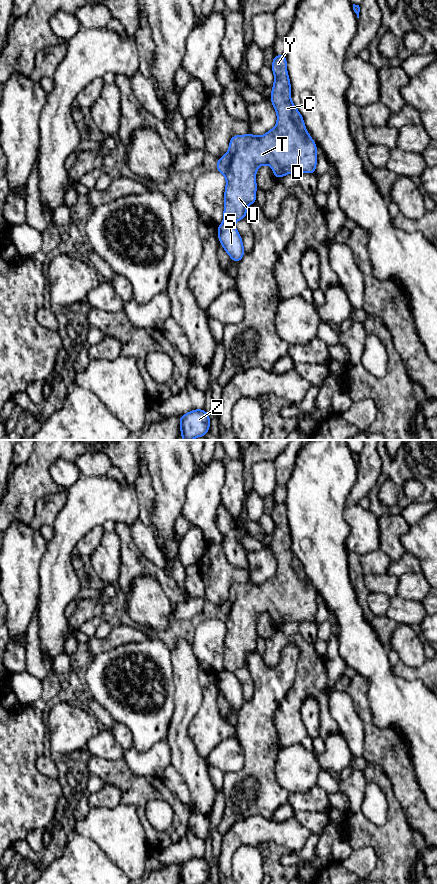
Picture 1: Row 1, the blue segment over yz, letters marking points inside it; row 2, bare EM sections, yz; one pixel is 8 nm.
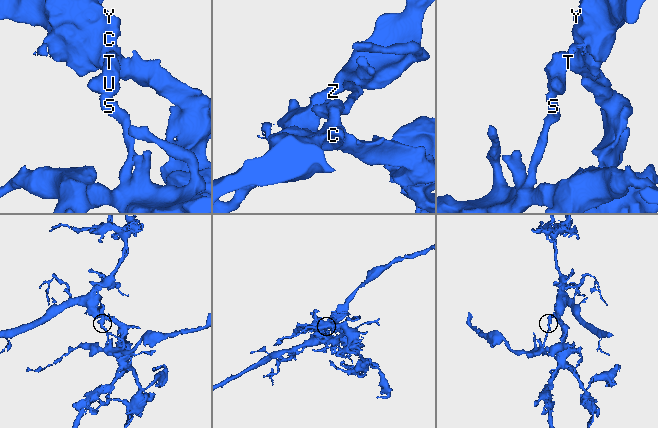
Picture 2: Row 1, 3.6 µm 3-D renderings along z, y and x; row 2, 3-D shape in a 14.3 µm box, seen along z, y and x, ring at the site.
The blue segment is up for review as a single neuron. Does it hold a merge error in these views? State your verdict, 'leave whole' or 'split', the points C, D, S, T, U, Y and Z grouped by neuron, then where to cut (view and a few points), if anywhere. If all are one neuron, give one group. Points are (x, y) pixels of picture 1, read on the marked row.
split | C D T U Y / S Z | yz (224, 220), (233, 225)

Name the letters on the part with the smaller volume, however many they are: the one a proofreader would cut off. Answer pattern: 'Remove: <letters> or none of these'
Remove: S, Z

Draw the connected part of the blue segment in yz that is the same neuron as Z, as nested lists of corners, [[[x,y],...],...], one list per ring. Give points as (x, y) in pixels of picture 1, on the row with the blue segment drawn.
[[[194,409],[179,417],[179,423],[183,440],[204,437],[210,430],[210,415],[204,409]]]

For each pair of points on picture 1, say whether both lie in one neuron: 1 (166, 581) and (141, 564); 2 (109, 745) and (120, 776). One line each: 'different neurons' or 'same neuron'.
1: same neuron
2: different neurons

